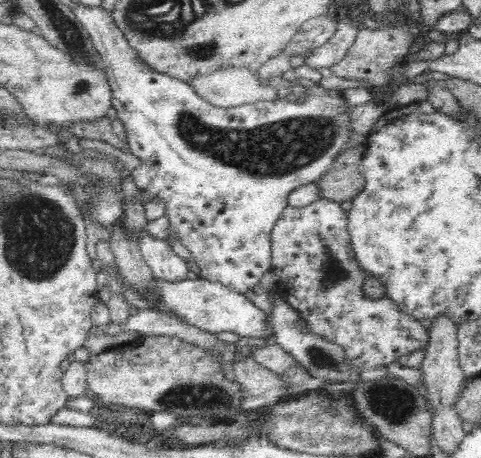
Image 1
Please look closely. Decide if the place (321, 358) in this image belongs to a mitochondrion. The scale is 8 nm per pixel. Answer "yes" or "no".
yes

